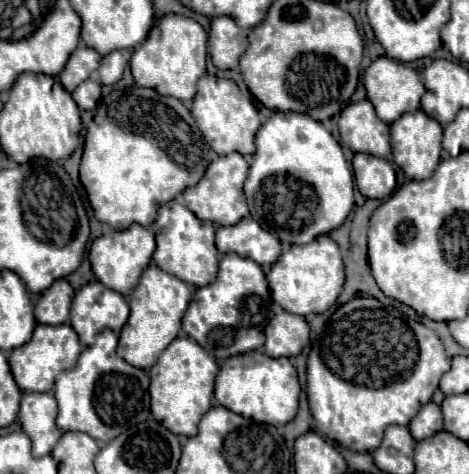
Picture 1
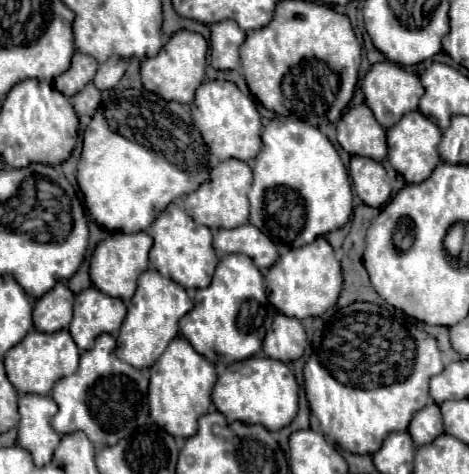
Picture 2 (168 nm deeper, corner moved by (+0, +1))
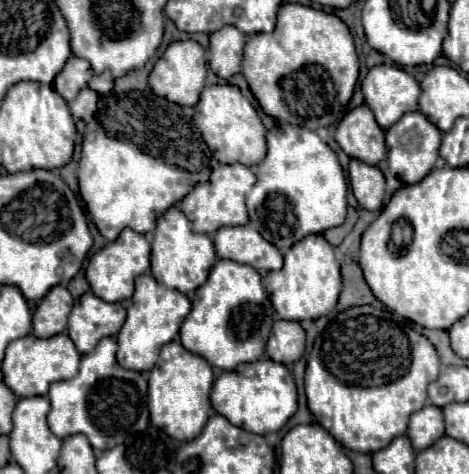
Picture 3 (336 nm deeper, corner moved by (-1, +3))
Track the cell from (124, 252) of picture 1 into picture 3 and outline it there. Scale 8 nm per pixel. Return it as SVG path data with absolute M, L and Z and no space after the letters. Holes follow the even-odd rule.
M125 228L113 244L109 244L107 248L103 248L95 256L91 256L85 276L87 276L87 282L89 282L91 290L95 292L95 296L99 296L101 300L107 300L107 302L121 302L121 300L131 298L133 290L135 290L133 288L135 278L149 270L149 250L151 250L151 246L143 234L137 234L129 228Z

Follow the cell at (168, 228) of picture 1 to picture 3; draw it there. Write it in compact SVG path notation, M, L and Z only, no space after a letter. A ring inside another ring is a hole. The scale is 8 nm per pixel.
M169 208L163 216L157 220L155 228L155 240L151 246L151 274L159 284L167 288L175 288L183 294L193 292L199 288L213 268L217 256L215 248L211 244L211 238L207 234L199 234L193 230L193 224L185 218L185 214L179 208Z

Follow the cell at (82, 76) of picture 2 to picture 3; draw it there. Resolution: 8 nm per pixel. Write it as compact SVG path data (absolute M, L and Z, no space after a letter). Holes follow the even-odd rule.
M71 56L63 68L63 72L59 72L59 76L55 78L55 90L67 100L71 102L79 90L83 90L87 86L87 82L91 80L93 70L87 64L87 60Z

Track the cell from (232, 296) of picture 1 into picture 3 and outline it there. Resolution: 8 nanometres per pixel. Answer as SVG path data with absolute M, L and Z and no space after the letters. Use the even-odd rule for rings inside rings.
M219 260L207 284L195 290L191 304L191 312L179 330L183 348L203 356L211 366L221 370L235 370L235 366L263 356L273 324L273 306L255 268L233 260Z

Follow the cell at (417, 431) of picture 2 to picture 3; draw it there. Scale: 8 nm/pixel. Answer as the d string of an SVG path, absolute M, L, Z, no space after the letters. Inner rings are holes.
M433 404L421 408L409 420L407 436L411 436L411 444L413 444L415 452L421 452L423 448L429 448L443 434L445 434L443 412Z

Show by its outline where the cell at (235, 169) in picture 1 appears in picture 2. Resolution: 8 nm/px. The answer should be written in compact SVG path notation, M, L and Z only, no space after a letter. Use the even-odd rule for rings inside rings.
M230 158L210 170L210 178L192 194L184 196L184 208L194 222L208 228L230 228L248 222L248 188L252 182L252 170L246 162Z

